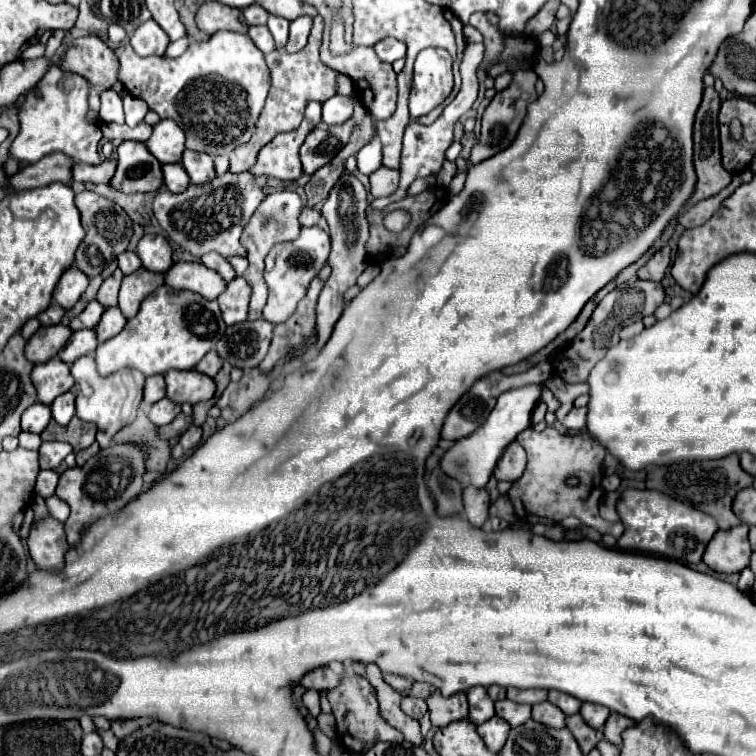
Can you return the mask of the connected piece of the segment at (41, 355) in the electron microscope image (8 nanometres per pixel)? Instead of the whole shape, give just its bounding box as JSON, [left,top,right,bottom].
[26,323,72,363]

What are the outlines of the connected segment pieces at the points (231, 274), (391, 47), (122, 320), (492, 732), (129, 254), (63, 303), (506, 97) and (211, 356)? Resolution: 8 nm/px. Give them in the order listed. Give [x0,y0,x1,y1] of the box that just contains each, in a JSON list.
[[202,253,236,281],[374,37,406,63],[96,307,126,343],[478,717,510,753],[118,251,142,275],[54,265,88,309],[470,69,538,165],[196,351,222,377]]

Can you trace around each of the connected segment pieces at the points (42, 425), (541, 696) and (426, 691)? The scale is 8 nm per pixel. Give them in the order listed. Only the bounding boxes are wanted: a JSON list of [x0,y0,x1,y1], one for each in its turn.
[[22,403,52,433],[516,689,548,705],[410,681,434,699]]

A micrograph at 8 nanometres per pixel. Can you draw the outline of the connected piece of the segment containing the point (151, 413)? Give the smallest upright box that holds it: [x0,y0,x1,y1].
[148,397,180,427]

